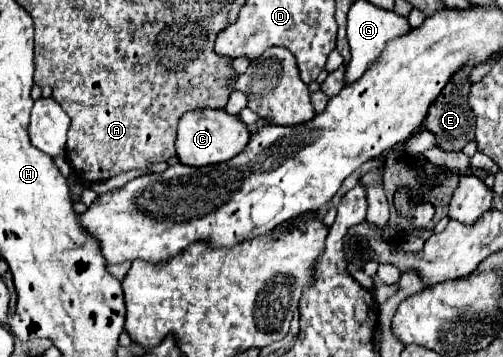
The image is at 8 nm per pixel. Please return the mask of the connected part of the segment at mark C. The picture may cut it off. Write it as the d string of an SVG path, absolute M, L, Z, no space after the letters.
M192 110L186 112L178 122L178 136L176 136L176 156L180 164L186 166L208 166L208 164L220 164L236 154L240 154L248 144L250 132L246 130L244 122L238 116L230 116L224 112L212 112L212 110Z

